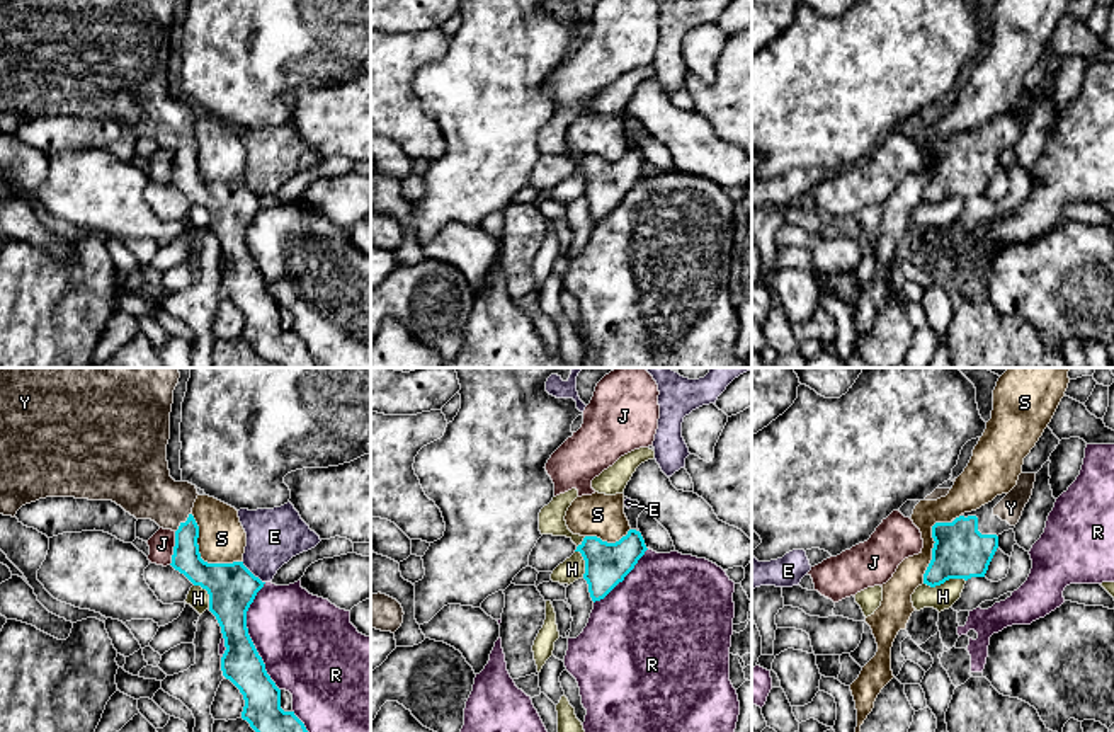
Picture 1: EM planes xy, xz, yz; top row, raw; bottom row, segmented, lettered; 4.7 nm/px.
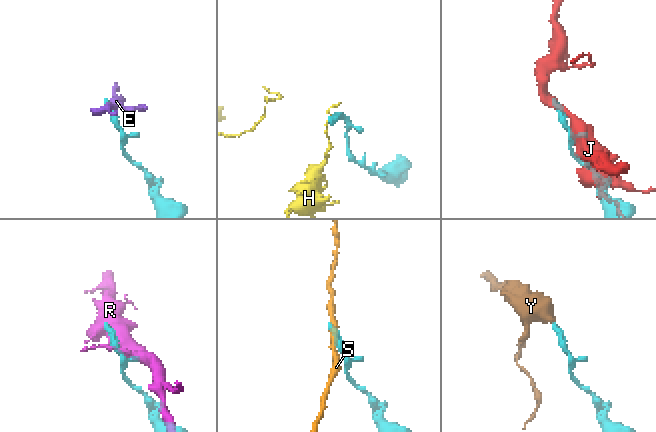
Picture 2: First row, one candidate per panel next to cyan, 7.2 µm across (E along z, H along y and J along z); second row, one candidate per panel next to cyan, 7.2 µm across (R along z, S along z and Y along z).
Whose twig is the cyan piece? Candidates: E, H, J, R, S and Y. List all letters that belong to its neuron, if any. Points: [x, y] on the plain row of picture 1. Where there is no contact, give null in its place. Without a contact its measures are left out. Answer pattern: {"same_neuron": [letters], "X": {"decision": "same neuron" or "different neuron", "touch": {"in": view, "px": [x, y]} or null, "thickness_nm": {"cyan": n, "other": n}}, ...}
{"same_neuron": ["Y"], "E": {"decision": "different neuron", "touch": {"in": "xy", "px": [252, 193]}, "thickness_nm": {"cyan": 240, "other": 260}}, "H": {"decision": "different neuron", "touch": {"in": "yz", "px": [944, 200]}, "thickness_nm": {"cyan": 260, "other": 120}}, "J": {"decision": "different neuron", "touch": {"in": "xy", "px": [174, 167]}, "thickness_nm": {"cyan": 150, "other": 120}}, "R": {"decision": "different neuron", "touch": {"in": "xy", "px": [249, 256]}, "thickness_nm": {"cyan": 240, "other": 420}}, "S": {"decision": "different neuron", "touch": {"in": "xy", "px": [199, 176]}, "thickness_nm": {"cyan": 240, "other": 220}}, "Y": {"decision": "same neuron", "touch": {"in": "xy", "px": [182, 142]}, "thickness_nm": {"cyan": 140, "other": 280}}}

